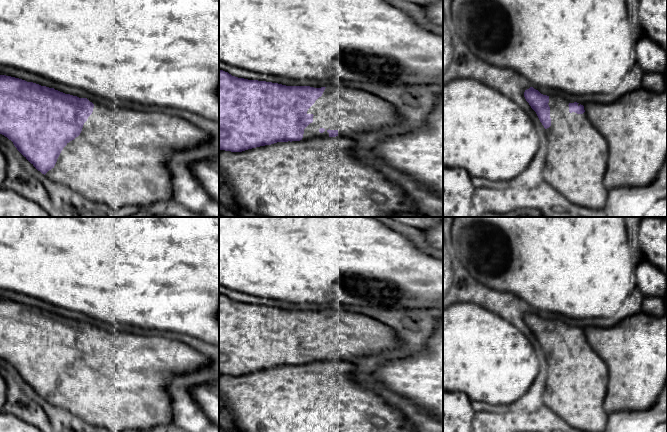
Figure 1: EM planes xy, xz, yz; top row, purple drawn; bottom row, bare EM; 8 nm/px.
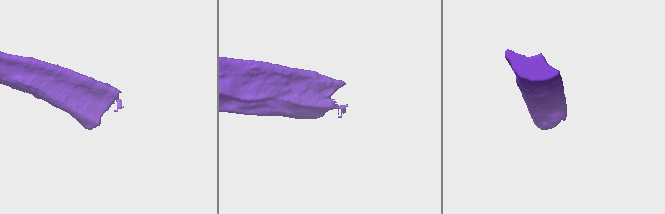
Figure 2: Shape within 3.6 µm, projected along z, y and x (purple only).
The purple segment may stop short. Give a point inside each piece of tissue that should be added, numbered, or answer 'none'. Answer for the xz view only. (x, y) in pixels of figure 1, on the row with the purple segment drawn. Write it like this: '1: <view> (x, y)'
1: xz (351, 111)

